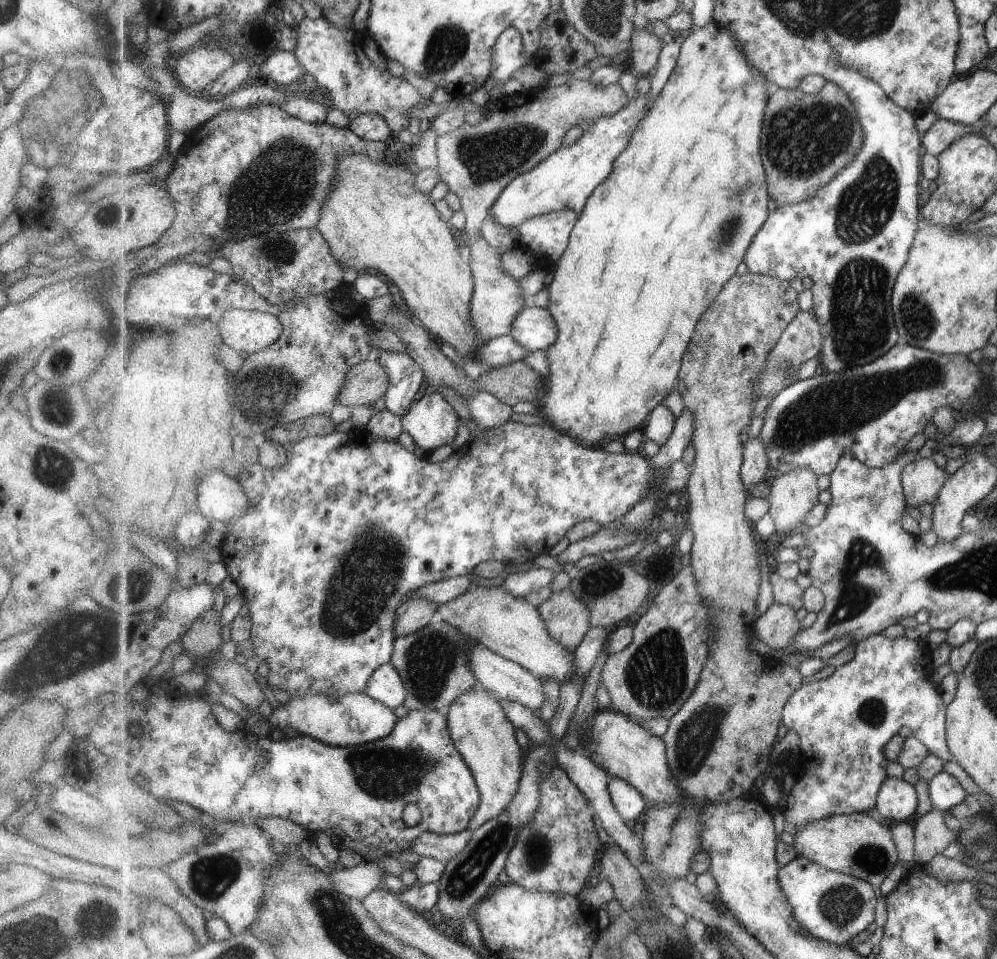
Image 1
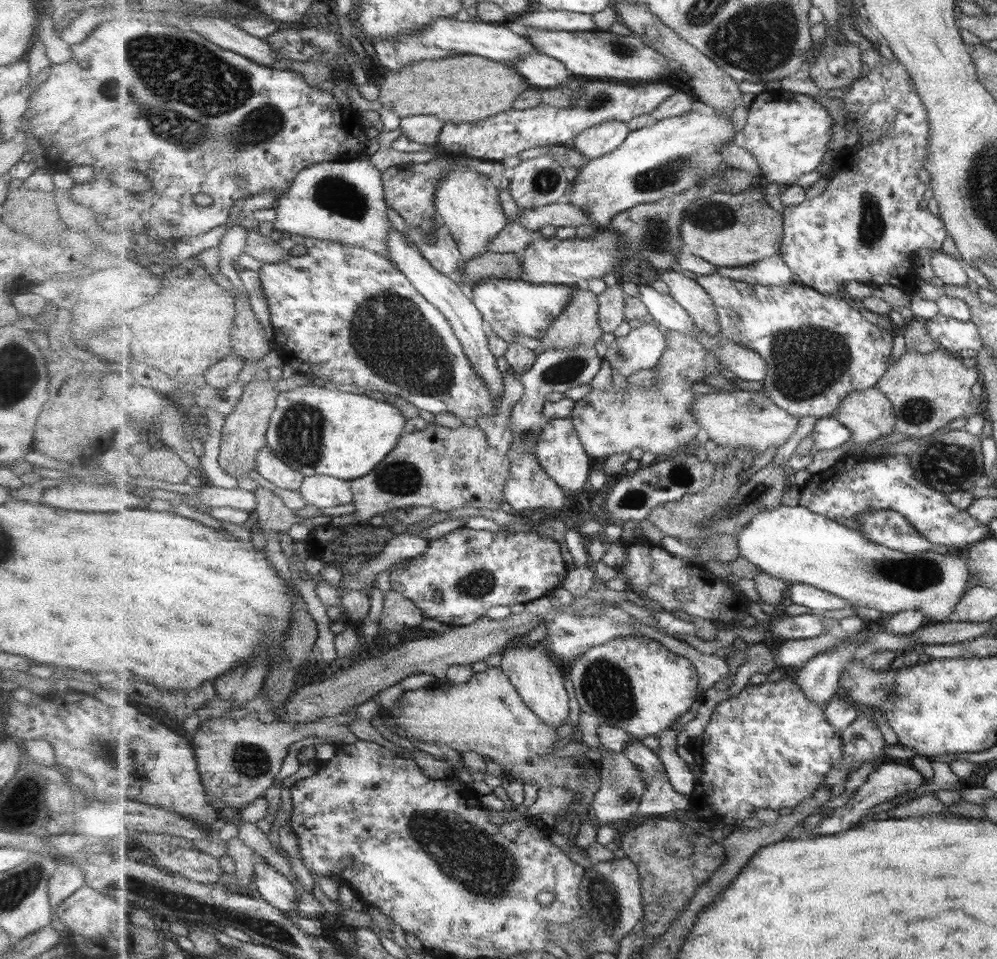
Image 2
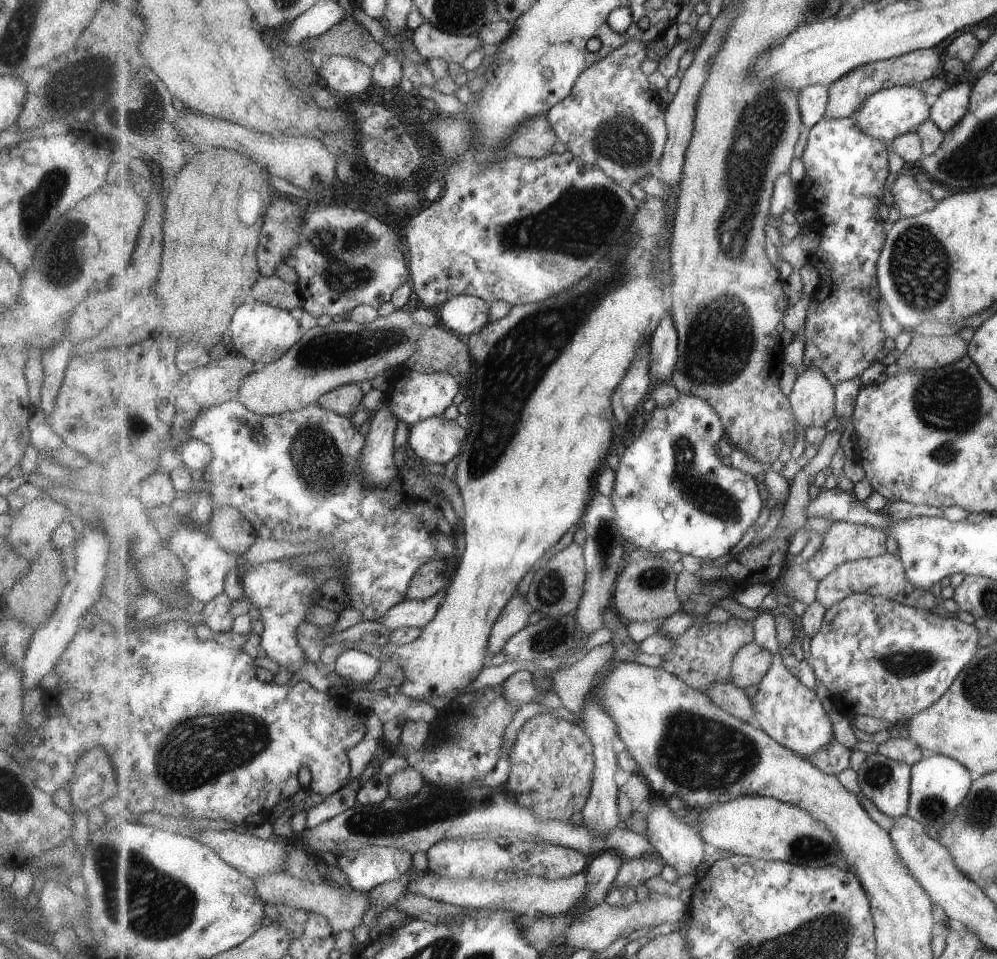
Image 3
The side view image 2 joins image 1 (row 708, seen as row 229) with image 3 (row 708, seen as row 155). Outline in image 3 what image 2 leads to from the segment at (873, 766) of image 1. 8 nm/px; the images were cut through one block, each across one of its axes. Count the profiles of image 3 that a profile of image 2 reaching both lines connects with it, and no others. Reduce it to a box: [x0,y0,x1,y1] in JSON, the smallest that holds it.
[809,594,981,724]

